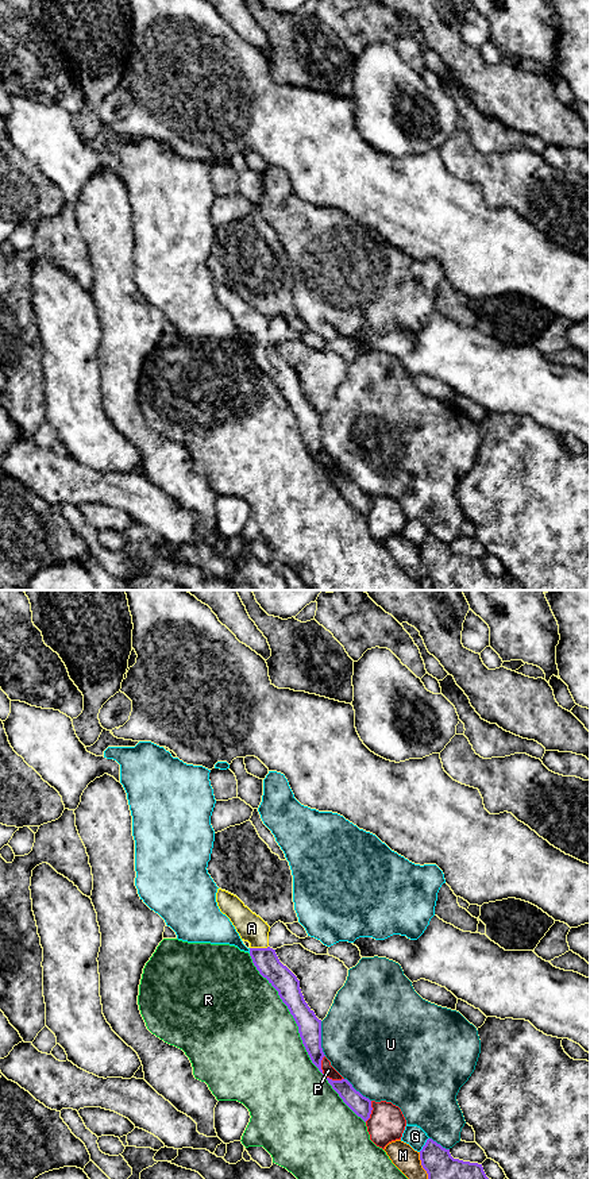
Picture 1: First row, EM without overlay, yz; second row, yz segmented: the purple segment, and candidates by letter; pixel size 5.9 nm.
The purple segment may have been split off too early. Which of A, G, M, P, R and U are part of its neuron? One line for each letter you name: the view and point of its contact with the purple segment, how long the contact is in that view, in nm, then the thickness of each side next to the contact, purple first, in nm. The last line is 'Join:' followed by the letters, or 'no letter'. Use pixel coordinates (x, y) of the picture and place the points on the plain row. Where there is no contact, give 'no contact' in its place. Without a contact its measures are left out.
A: meets purple in yz at (258, 343); contact 110 nm long; 150 nm thick on the purple side, 170 nm on the other
Join: A

